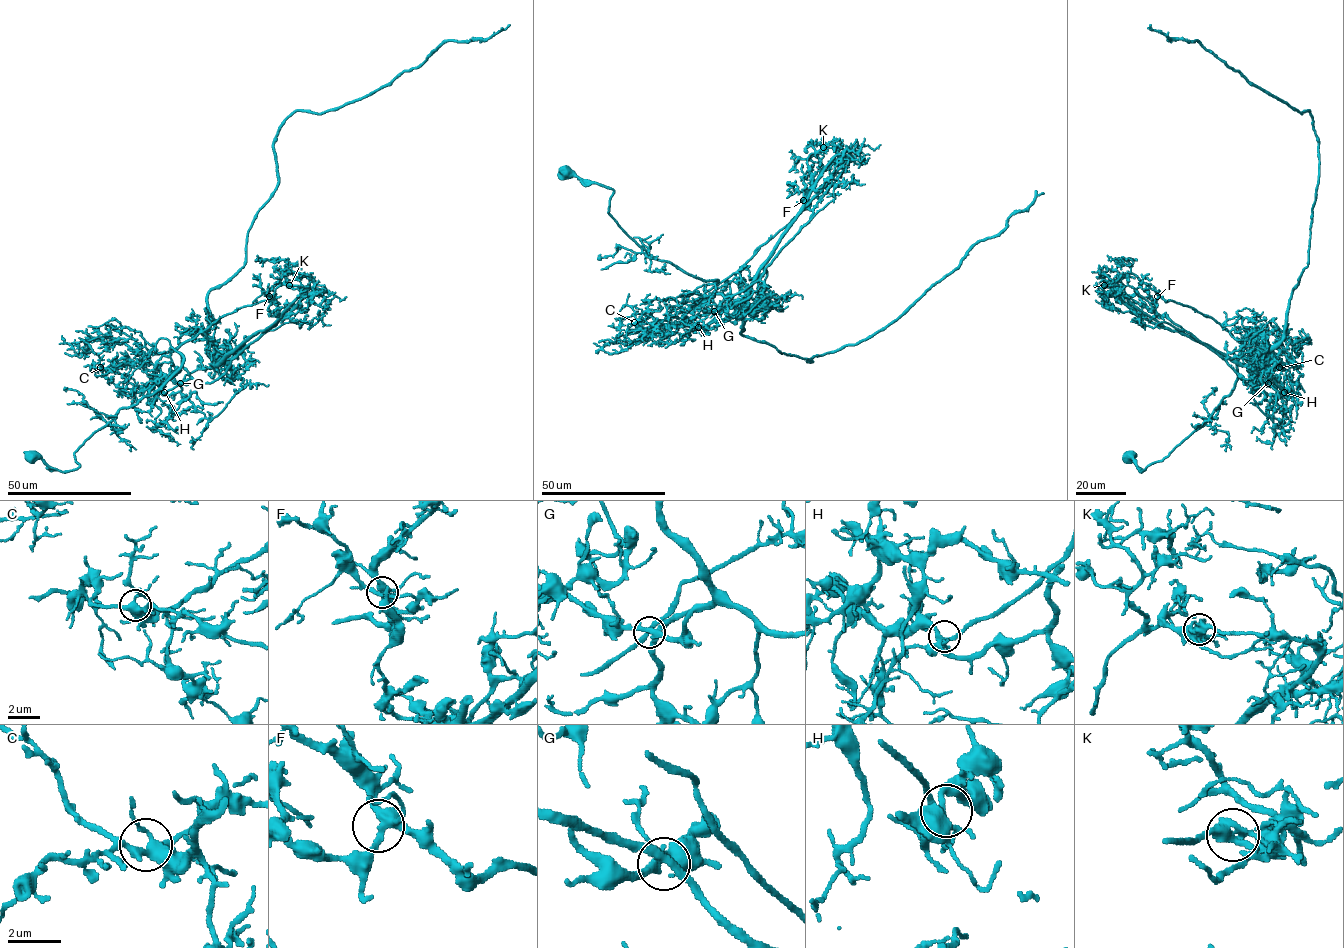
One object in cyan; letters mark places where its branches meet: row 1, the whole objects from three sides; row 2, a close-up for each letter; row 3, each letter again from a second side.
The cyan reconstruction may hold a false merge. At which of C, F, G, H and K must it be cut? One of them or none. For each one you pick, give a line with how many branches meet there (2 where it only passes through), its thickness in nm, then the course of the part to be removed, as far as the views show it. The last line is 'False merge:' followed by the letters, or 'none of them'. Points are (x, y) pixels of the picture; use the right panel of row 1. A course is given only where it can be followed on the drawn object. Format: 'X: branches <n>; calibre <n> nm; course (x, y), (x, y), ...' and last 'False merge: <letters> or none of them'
K: branches 5; calibre 320 nm; course (1104, 284), (1151, 321), (1248, 364), (1282, 339), (1307, 265), (1319, 163), (1309, 111), (1150, 24)
False merge: K

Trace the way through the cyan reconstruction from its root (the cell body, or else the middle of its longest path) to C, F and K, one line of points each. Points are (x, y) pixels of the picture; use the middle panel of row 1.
C: (566, 173), (611, 187), (608, 214), (654, 258), (717, 281), (706, 286), (671, 335), (634, 322)
F: (566, 173), (611, 187), (616, 223), (654, 258), (717, 281), (705, 291), (736, 273), (803, 200)
K: (566, 173), (611, 187), (608, 214), (632, 239), (726, 297), (808, 221), (807, 158), (823, 147)

